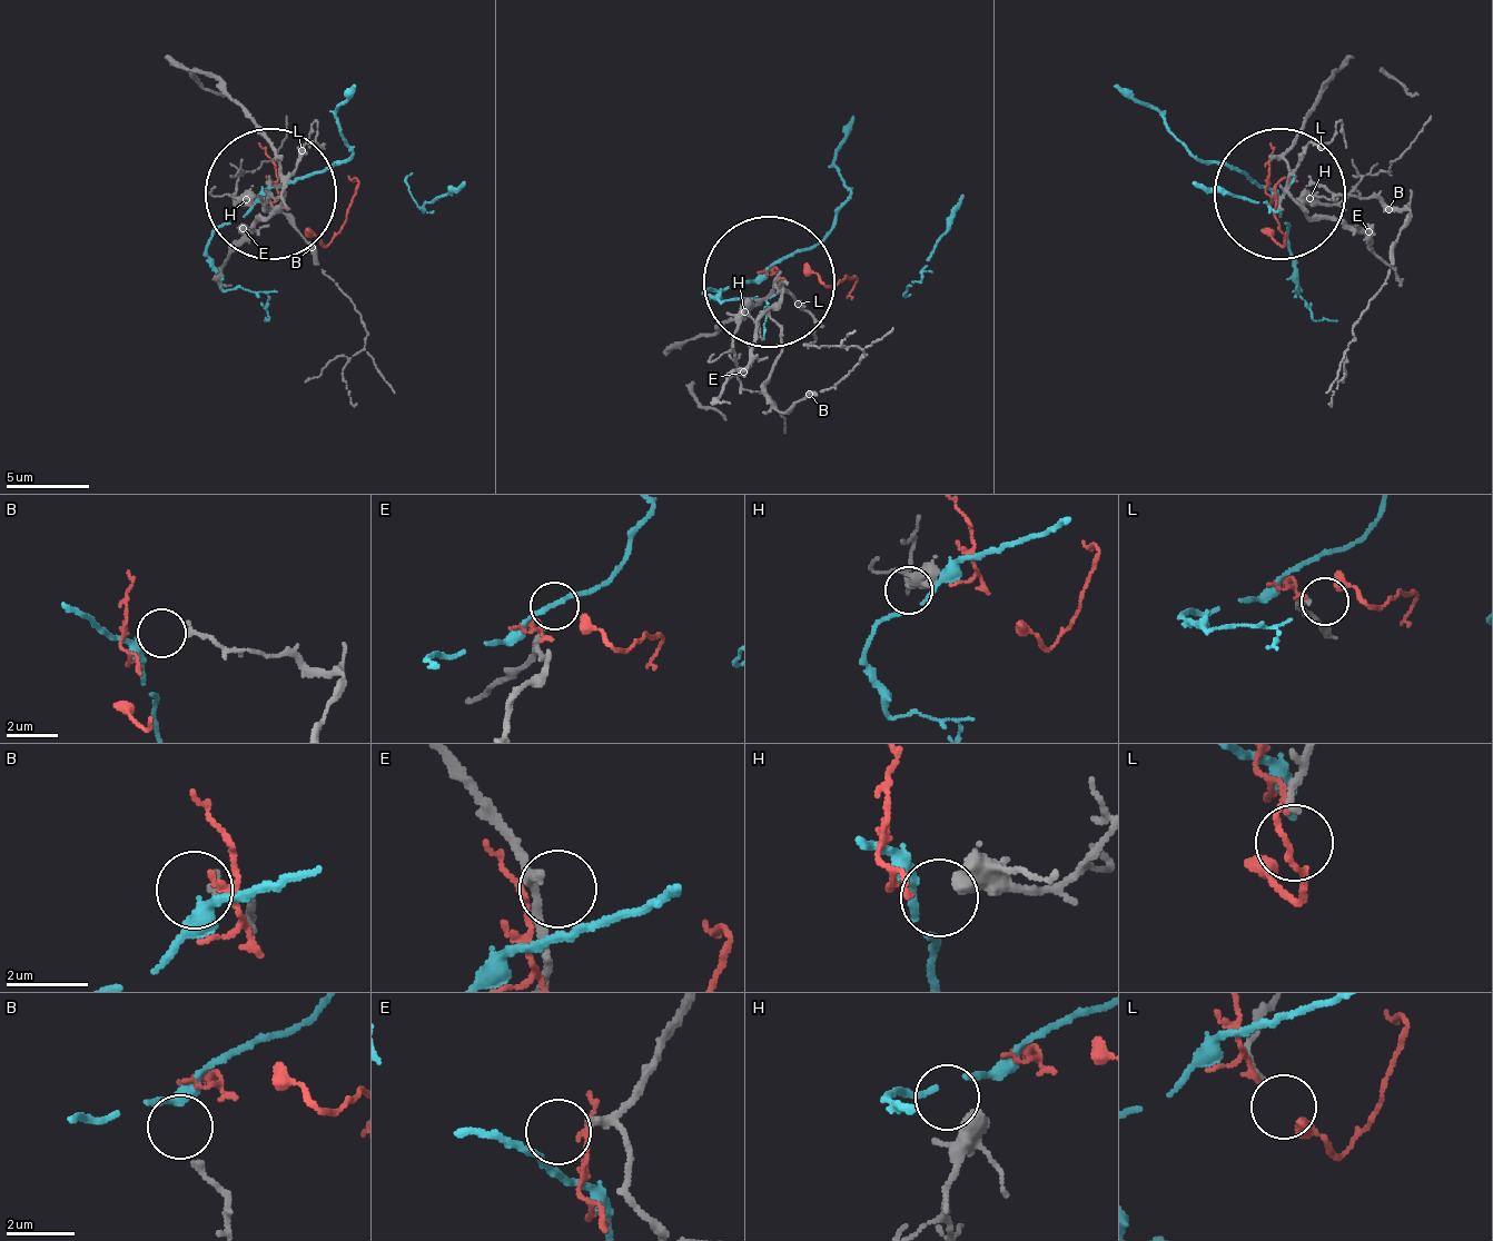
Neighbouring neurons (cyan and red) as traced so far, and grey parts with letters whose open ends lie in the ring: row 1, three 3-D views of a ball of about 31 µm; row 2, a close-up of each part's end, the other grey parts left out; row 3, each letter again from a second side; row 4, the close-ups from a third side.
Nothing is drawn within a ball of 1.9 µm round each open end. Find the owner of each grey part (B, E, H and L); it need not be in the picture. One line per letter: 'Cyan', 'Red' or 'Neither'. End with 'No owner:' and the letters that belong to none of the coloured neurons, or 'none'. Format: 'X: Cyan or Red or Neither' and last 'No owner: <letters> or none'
B: Cyan
E: Neither
H: Neither
L: Neither
No owner: E, H, L

